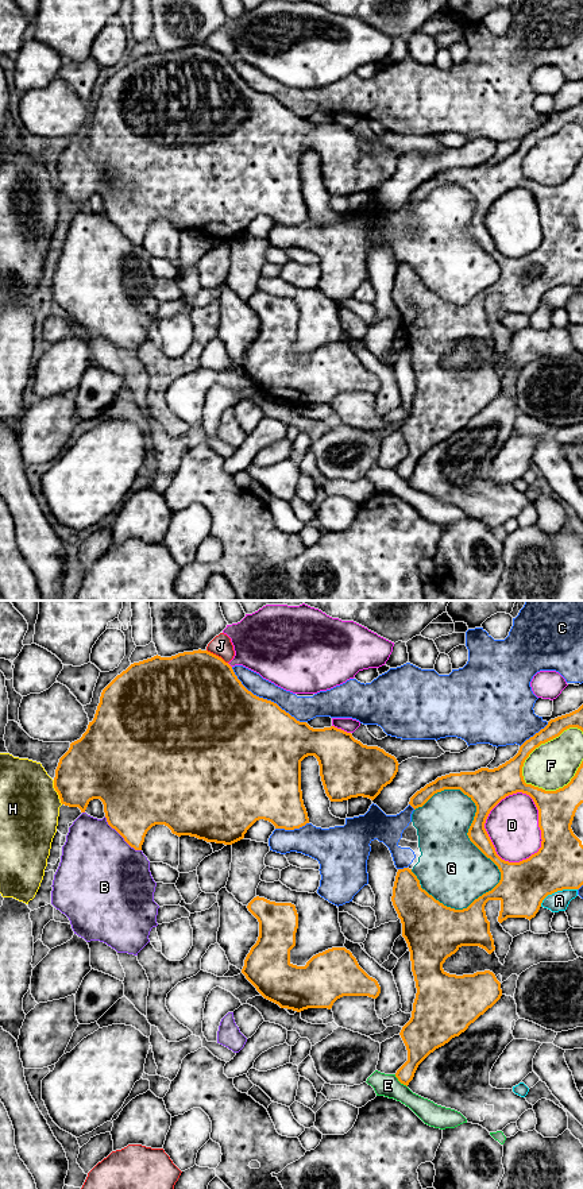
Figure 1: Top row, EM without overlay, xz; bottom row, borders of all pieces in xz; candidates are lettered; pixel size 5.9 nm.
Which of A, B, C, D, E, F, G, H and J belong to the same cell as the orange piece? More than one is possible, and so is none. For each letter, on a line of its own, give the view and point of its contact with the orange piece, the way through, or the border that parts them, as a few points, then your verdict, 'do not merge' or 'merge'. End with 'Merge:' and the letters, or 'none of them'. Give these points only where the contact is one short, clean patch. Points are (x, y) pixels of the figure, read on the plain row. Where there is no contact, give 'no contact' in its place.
A: meets orange in xz at (556, 286); do not merge
B: meets orange in xz at (122, 231); do not merge
C: meets orange in xz at (266, 95); do not merge
D: meets orange in xz at (541, 230); do not merge
E: meets orange in xz at (400, 477); do not merge
F: meets orange in xz at (539, 141); do not merge
G: meets orange in xz at (477, 242); do not merge
H: meets orange in xz at (57, 186); border along xz (53, 176), (53, 182), (62, 199); do not merge
J: meets orange in xz at (217, 51); do not merge
Merge: none of them

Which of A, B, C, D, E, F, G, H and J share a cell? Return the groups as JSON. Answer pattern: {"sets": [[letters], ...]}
{"sets": [["A"], ["B"], ["C", "F", "G"], ["D"], ["E"], ["H"], ["J"]]}

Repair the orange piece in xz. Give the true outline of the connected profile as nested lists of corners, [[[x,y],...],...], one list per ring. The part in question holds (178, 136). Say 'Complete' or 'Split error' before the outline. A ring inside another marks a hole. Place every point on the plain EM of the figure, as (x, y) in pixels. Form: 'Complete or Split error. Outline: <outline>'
Complete. Outline: [[[193,46],[178,49],[171,53],[154,51],[151,54],[134,58],[117,70],[101,88],[94,113],[89,117],[82,132],[70,139],[69,146],[59,154],[55,165],[54,184],[59,190],[61,198],[69,202],[78,202],[85,208],[93,194],[100,194],[108,220],[115,224],[124,236],[135,246],[142,246],[147,227],[155,220],[167,221],[173,229],[190,231],[206,238],[232,240],[244,233],[247,225],[259,215],[271,217],[275,224],[294,225],[309,219],[308,208],[302,196],[301,186],[301,157],[314,151],[320,161],[320,171],[327,192],[331,197],[343,197],[351,193],[368,193],[374,196],[381,186],[393,177],[398,167],[398,157],[378,142],[367,142],[335,121],[313,124],[306,117],[300,117],[277,99],[259,93],[248,86],[235,70],[232,62],[221,53],[208,46]]]

